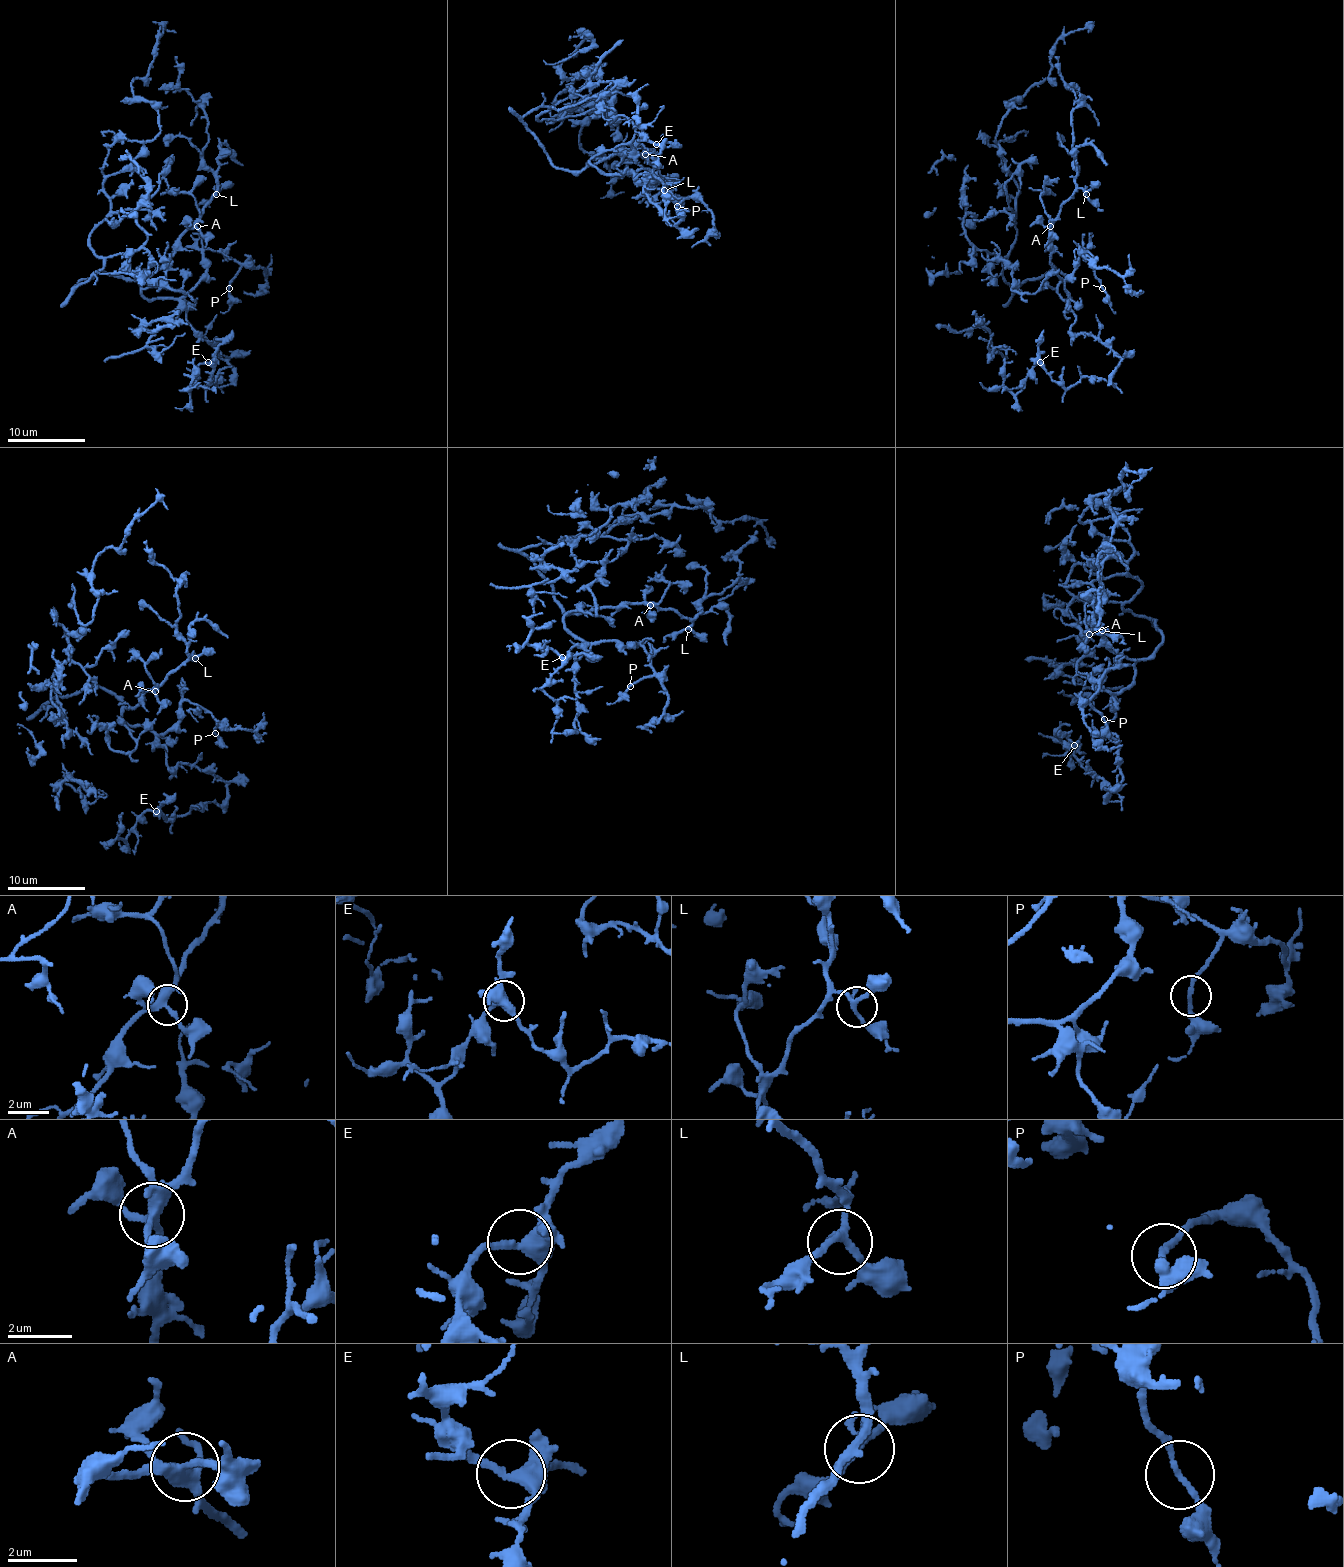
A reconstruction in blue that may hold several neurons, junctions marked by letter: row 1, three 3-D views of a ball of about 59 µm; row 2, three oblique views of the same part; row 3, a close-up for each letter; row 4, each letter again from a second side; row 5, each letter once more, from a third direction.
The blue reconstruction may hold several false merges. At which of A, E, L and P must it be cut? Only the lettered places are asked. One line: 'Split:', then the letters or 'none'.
Split: none

